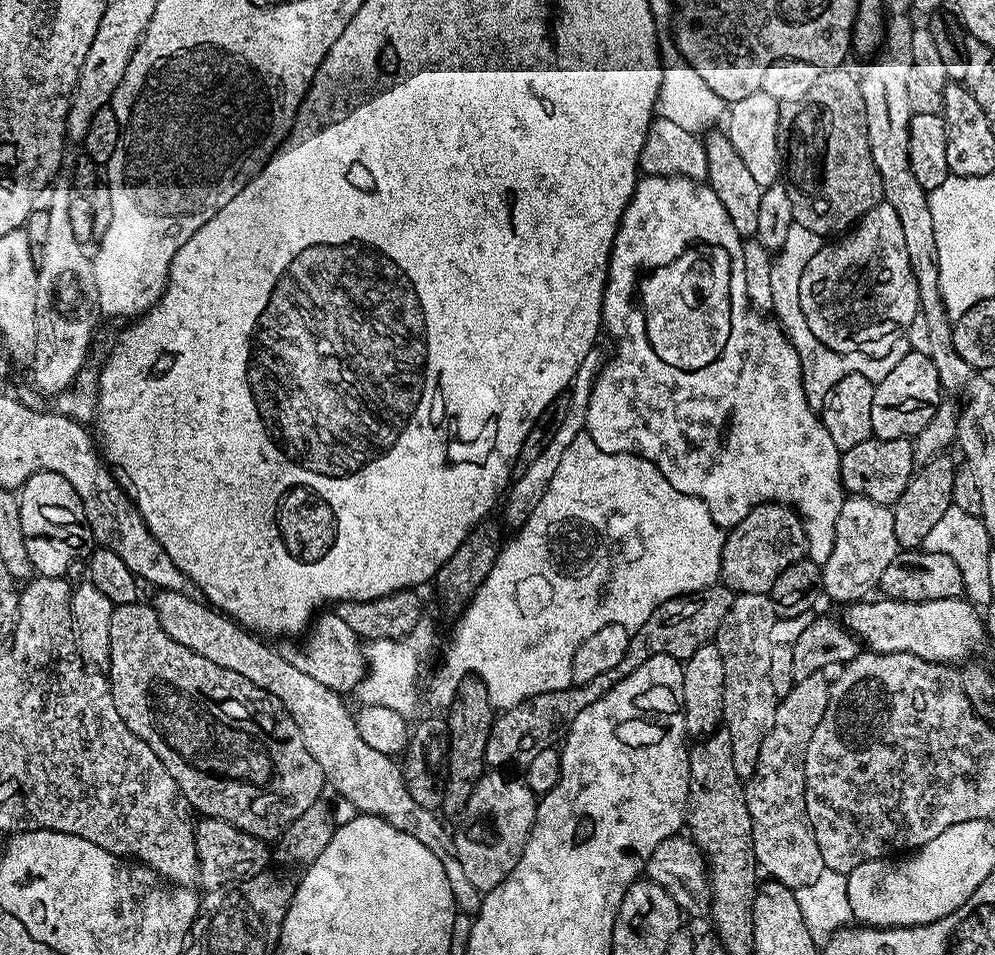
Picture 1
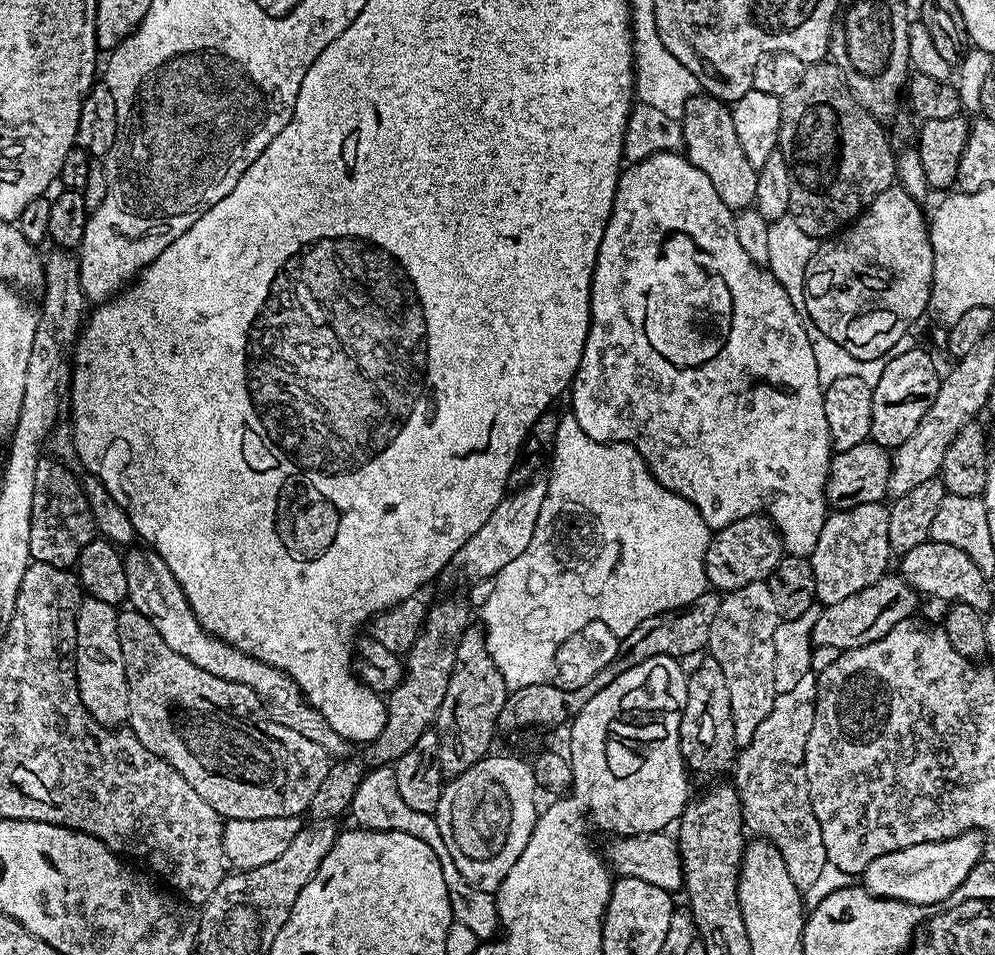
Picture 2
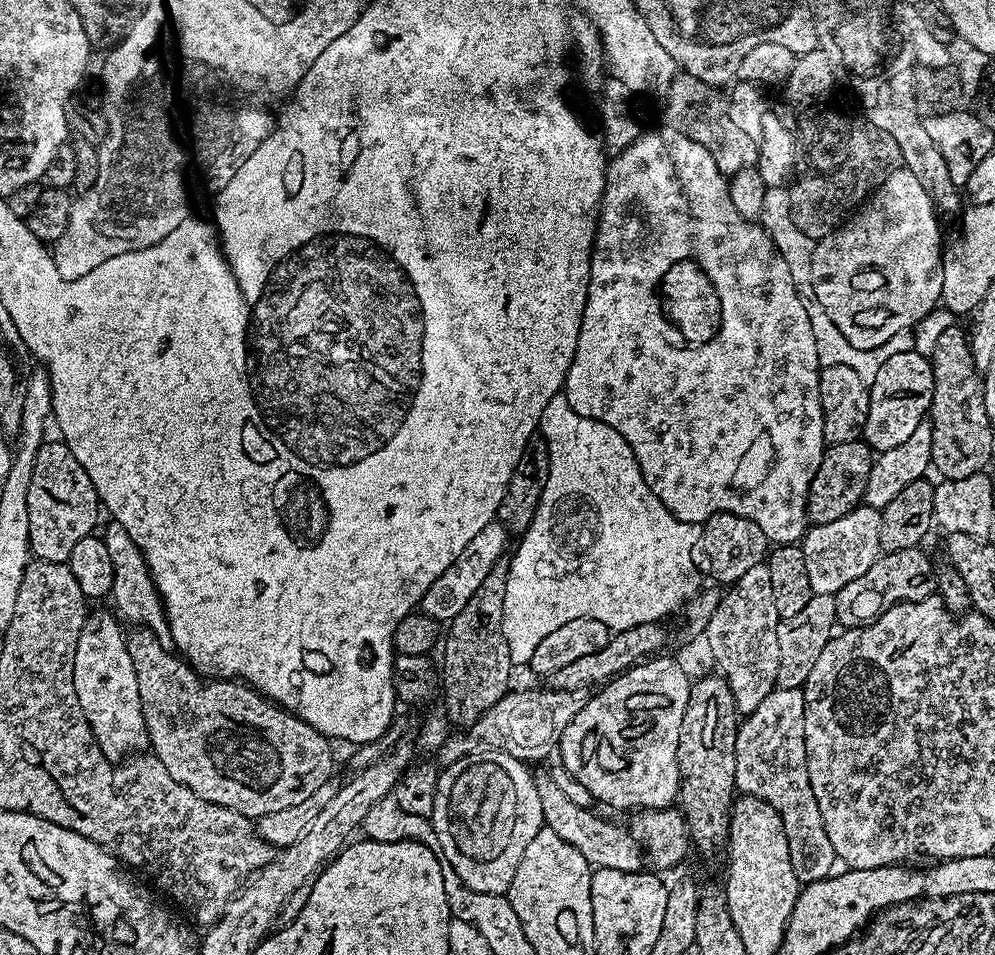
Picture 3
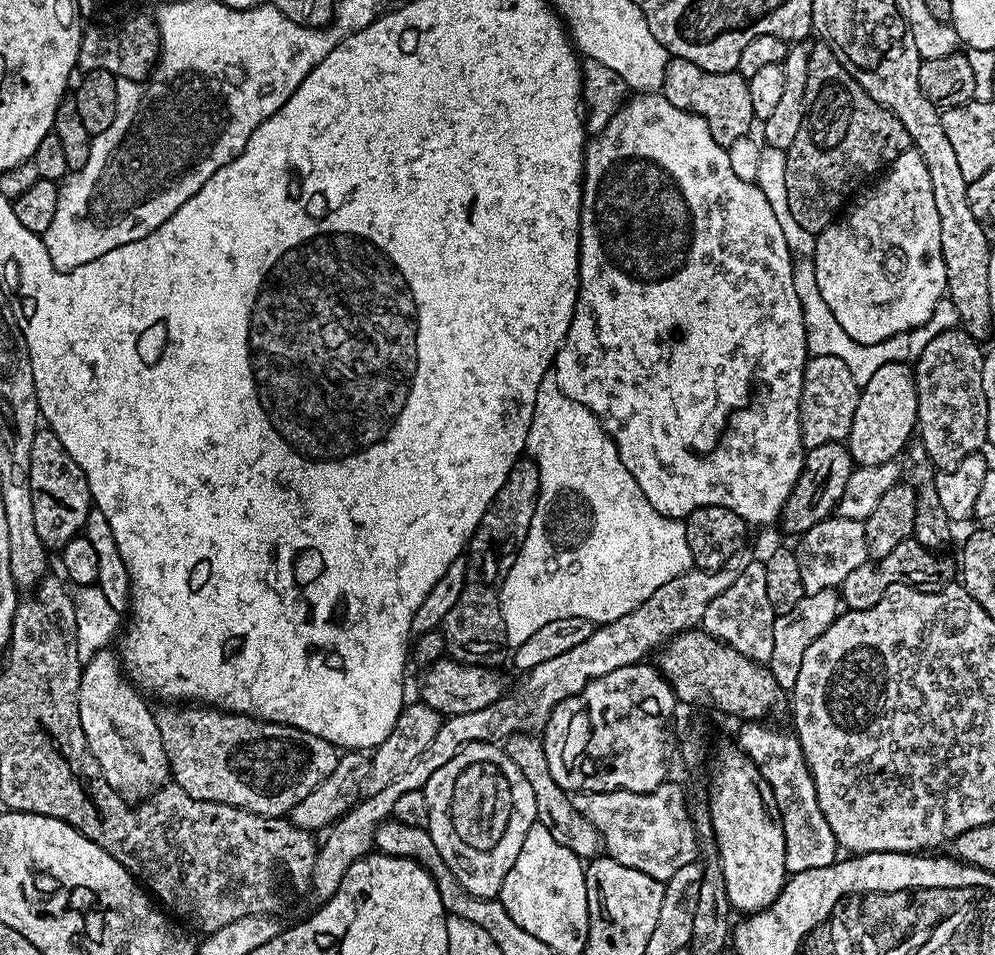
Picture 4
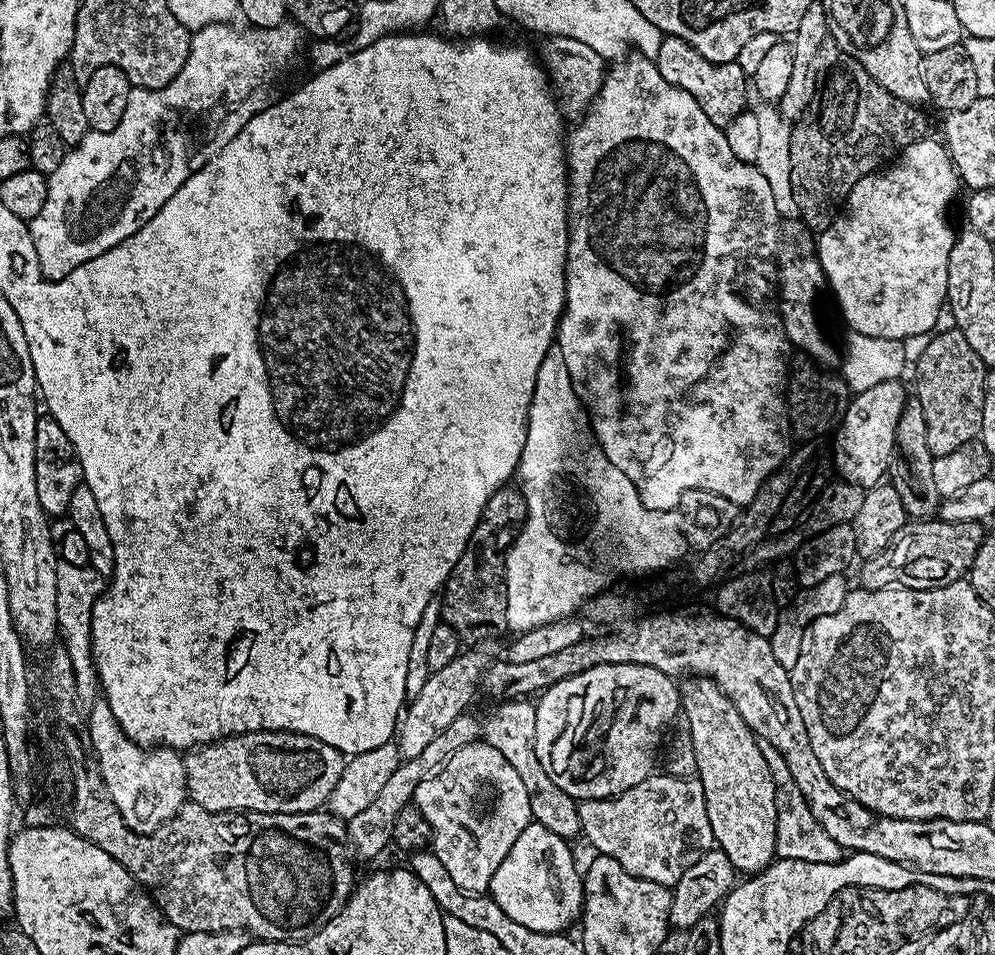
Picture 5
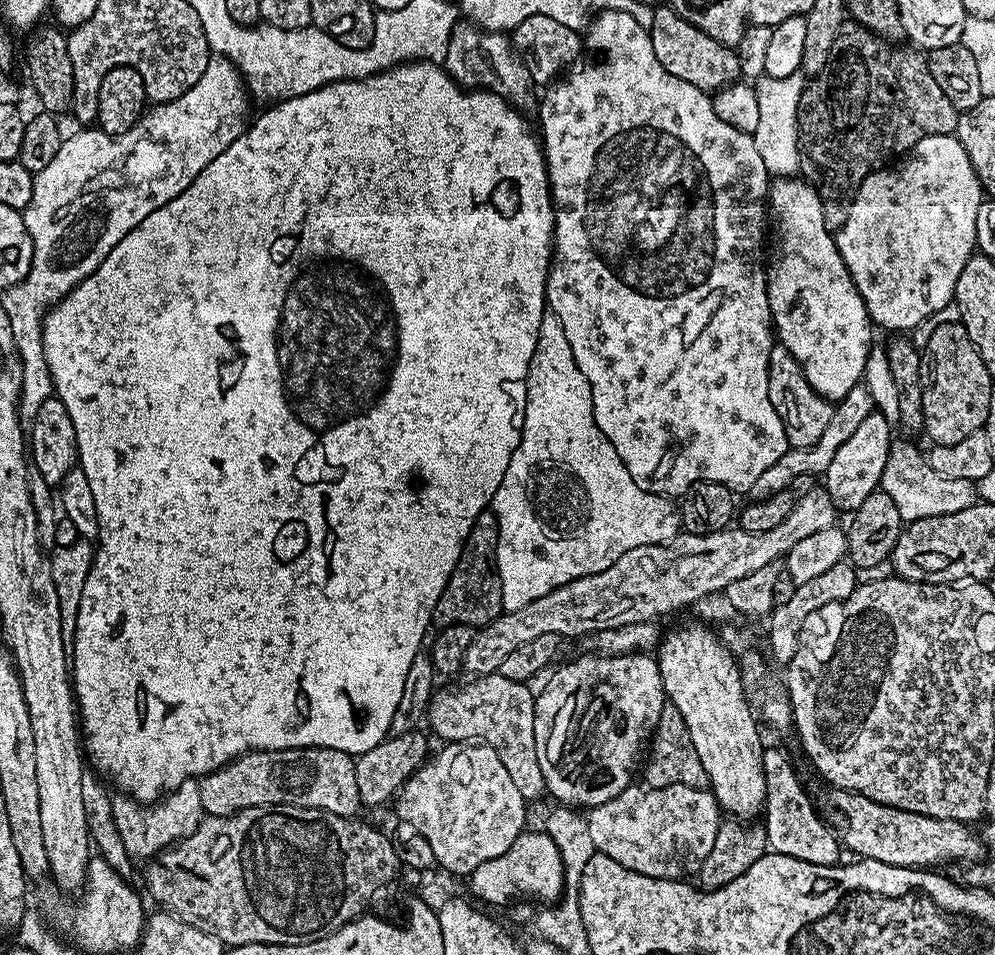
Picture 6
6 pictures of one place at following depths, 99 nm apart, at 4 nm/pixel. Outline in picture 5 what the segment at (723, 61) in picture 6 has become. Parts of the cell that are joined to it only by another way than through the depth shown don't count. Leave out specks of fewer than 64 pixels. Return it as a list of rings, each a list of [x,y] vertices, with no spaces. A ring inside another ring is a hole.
[[[664,36],[654,59],[658,74],[662,74],[662,78],[666,78],[666,82],[670,82],[670,86],[678,86],[678,90],[686,90],[686,94],[690,94],[690,98],[694,98],[694,102],[702,102],[702,110],[706,114],[706,118],[714,118],[714,122],[718,122],[718,112],[734,110],[736,104],[744,104],[742,94],[750,94],[750,92],[742,92],[742,90],[750,90],[750,78],[742,72],[742,67],[737,62],[730,64],[710,62],[710,58],[702,58],[702,54],[698,54],[698,50],[694,50],[677,36]]]

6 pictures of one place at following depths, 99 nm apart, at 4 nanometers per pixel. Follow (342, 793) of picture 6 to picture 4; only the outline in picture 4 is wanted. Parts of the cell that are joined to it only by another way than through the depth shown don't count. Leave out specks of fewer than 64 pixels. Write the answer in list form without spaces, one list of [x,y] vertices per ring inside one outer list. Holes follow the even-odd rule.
[[[160,706],[164,708],[156,708],[154,715],[156,717],[156,725],[162,734],[162,742],[166,750],[166,758],[168,759],[168,770],[171,779],[182,790],[186,790],[186,794],[190,794],[190,798],[198,798],[199,800],[209,800],[215,804],[229,804],[235,808],[245,808],[247,812],[253,812],[259,816],[274,816],[284,818],[291,813],[294,806],[298,806],[298,802],[302,802],[302,798],[306,798],[306,794],[310,794],[310,790],[314,790],[326,778],[330,778],[330,774],[334,770],[338,759],[338,749],[335,744],[326,742],[322,738],[318,738],[309,732],[303,732],[297,728],[291,728],[288,724],[275,724],[269,720],[257,720],[254,716],[242,716],[238,712],[225,712],[221,709],[211,706]]]

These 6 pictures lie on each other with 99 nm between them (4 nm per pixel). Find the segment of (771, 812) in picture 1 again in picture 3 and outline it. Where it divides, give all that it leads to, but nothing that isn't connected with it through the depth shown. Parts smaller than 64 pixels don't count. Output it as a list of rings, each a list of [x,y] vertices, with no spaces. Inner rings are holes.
[[[773,688],[772,693],[766,698],[762,698],[762,702],[758,705],[758,710],[747,713],[743,717],[744,720],[740,724],[740,729],[735,729],[734,735],[736,737],[736,783],[744,786],[747,782],[747,772],[753,776],[754,779],[760,783],[758,789],[759,795],[766,801],[769,806],[780,815],[782,822],[782,830],[786,834],[786,842],[790,846],[790,862],[796,871],[797,881],[800,882],[818,882],[833,871],[832,864],[837,863],[836,851],[830,846],[830,838],[826,834],[826,826],[822,822],[822,810],[818,810],[818,802],[814,798],[814,790],[810,786],[810,778],[808,777],[808,767],[806,766],[806,746],[804,745],[804,725],[802,723],[804,718],[804,693],[798,688]]]

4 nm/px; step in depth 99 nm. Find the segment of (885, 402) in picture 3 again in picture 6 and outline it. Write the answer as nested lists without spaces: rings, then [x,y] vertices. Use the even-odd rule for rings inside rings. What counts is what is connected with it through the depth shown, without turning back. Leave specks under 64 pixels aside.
[[[873,410],[869,416],[862,418],[858,430],[847,440],[838,454],[830,461],[830,466],[822,473],[822,486],[830,494],[834,506],[841,513],[851,514],[856,511],[872,492],[877,491],[882,478],[882,470],[886,470],[888,452],[894,443],[893,425],[889,424],[882,413]]]

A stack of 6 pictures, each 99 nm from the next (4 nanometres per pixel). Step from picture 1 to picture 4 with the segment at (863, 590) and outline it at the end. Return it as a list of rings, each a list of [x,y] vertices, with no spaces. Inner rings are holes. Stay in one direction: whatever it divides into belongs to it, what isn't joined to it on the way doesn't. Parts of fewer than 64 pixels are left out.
[[[831,515],[827,520],[818,522],[818,526],[811,528],[799,537],[796,558],[801,568],[802,586],[805,593],[818,590],[839,589],[843,584],[846,574],[858,570],[869,559],[866,546],[866,530],[863,520],[851,520],[838,515]]]

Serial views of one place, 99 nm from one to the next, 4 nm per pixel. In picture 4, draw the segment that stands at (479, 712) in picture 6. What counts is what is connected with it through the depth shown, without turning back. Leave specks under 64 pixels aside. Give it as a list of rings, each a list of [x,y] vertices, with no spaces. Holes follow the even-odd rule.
[[[518,733],[506,740],[506,751],[508,757],[522,770],[526,782],[530,782],[530,790],[534,790],[534,806],[539,827],[550,830],[554,842],[558,846],[566,846],[566,850],[570,850],[575,856],[599,857],[602,852],[599,831],[582,814],[574,810],[571,795],[565,792],[562,786],[558,786],[558,782],[554,782],[554,774],[550,774],[550,762],[546,762],[543,739],[536,734]]]

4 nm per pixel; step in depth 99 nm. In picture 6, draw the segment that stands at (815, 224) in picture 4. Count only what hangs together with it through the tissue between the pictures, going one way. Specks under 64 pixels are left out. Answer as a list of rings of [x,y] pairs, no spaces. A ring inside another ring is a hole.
[[[859,26],[850,28],[841,31],[840,36],[834,42],[834,50],[830,50],[830,62],[826,62],[823,70],[805,83],[804,93],[801,95],[801,101],[798,102],[797,108],[797,138],[800,151],[799,171],[802,173],[803,179],[807,180],[815,188],[816,193],[820,195],[824,221],[829,232],[833,234],[846,222],[846,214],[850,214],[850,206],[852,205],[852,200],[856,197],[858,186],[862,186],[862,182],[871,172],[876,171],[877,168],[885,167],[889,162],[895,161],[897,158],[911,152],[914,145],[922,142],[922,138],[953,135],[956,131],[956,121],[958,119],[958,109],[950,102],[950,98],[946,98],[946,94],[942,94],[941,88],[938,87],[938,82],[934,82],[934,74],[930,74],[928,62],[923,51],[911,50],[912,52],[907,52],[904,48],[887,48],[884,45],[887,43],[877,36],[875,32],[869,32],[867,28]]]

